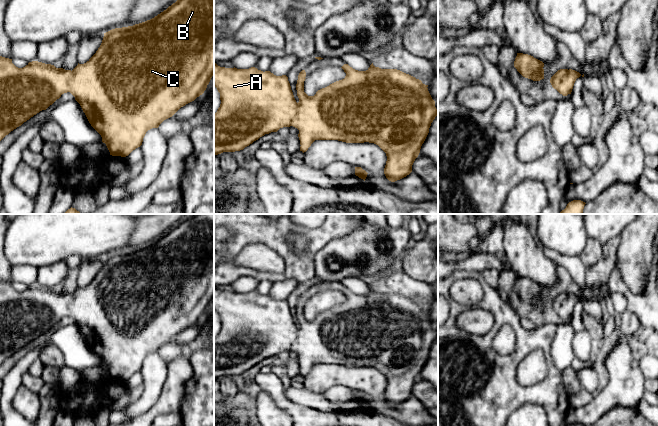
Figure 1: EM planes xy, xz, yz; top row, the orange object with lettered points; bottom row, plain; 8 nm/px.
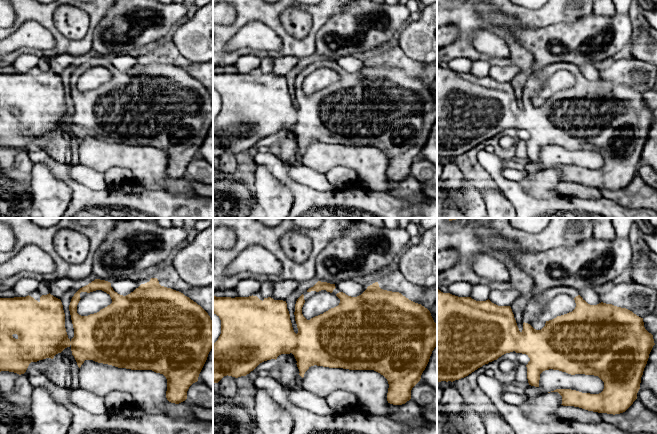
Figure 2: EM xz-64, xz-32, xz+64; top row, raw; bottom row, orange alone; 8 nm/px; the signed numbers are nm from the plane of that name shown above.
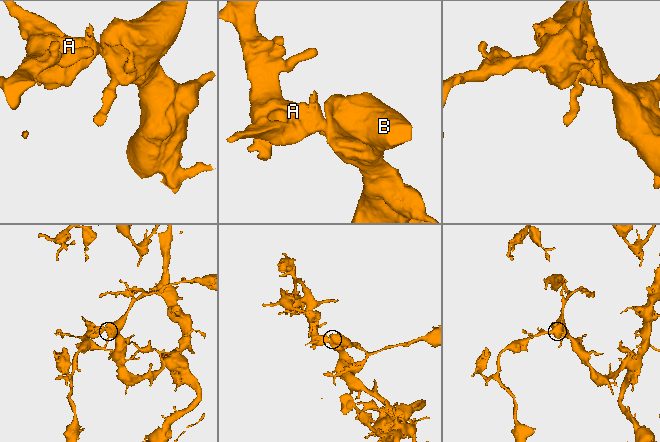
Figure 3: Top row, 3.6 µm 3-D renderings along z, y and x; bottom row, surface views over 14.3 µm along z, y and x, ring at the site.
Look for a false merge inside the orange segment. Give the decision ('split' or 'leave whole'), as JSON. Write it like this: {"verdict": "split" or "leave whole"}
{"verdict": "leave whole"}

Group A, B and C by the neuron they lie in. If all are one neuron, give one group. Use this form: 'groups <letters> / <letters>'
groups A B C

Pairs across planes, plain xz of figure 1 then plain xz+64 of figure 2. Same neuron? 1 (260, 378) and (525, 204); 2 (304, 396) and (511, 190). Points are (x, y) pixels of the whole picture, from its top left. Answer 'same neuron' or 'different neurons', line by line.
1: same neuron
2: different neurons

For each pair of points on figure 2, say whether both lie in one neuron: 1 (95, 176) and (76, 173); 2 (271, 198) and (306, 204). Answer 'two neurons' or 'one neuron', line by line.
1: one neuron
2: two neurons

